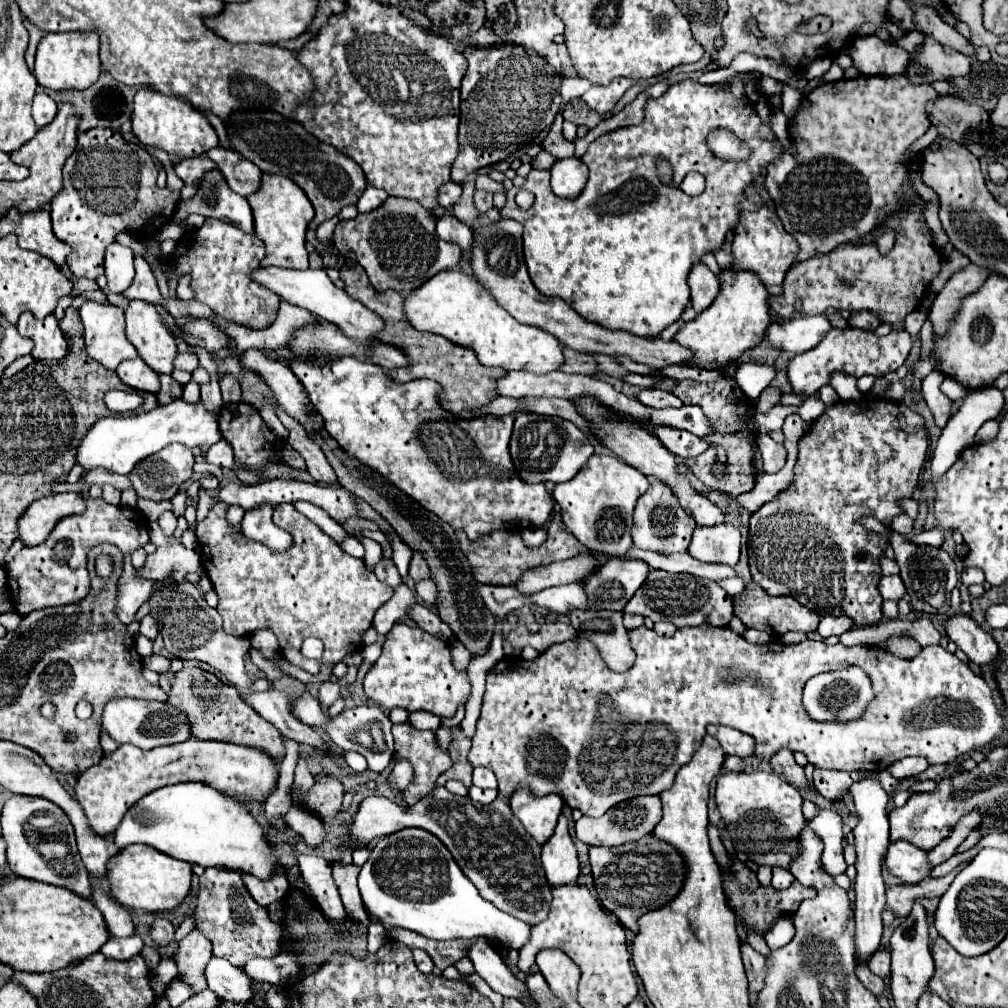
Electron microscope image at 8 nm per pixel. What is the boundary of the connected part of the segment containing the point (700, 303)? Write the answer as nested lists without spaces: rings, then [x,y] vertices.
[[[695,264],[689,274],[689,288],[691,306],[695,308],[695,312],[703,312],[715,302],[721,290],[721,282],[705,264]]]

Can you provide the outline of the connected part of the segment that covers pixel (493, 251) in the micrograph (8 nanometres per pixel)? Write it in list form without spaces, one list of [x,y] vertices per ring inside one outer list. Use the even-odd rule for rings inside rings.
[[[499,220],[493,224],[483,224],[477,226],[473,232],[473,256],[471,256],[471,266],[473,266],[473,276],[483,282],[485,288],[491,290],[491,294],[497,298],[497,302],[519,322],[539,326],[553,334],[559,342],[565,346],[577,350],[577,352],[587,352],[587,354],[609,354],[613,358],[631,358],[633,362],[647,364],[651,368],[667,368],[677,362],[687,362],[691,358],[691,352],[677,342],[665,342],[661,338],[639,338],[629,332],[621,330],[609,330],[599,324],[587,322],[581,318],[567,302],[561,298],[549,298],[541,294],[527,272],[527,264],[523,258],[523,242],[521,242],[523,226],[515,220]]]

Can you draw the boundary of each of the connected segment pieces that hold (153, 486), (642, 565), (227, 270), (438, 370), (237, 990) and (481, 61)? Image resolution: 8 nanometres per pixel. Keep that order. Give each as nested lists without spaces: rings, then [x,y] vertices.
[[[171,444],[159,450],[159,454],[151,454],[151,458],[139,462],[129,478],[137,496],[161,502],[173,498],[179,484],[193,476],[193,464],[195,456],[191,448]]]
[[[609,558],[585,582],[587,596],[597,610],[623,610],[649,574],[647,562]]]
[[[207,218],[199,230],[187,232],[173,252],[173,266],[191,274],[191,290],[197,302],[209,306],[217,316],[259,330],[273,324],[279,308],[279,296],[265,286],[251,280],[251,272],[259,268],[259,260],[265,256],[265,246],[255,234],[237,230],[235,226]]]
[[[347,260],[339,272],[341,272],[341,280],[345,282],[347,294],[357,298],[359,302],[363,302],[369,310],[377,312],[385,320],[385,328],[377,334],[377,338],[385,344],[393,344],[393,346],[401,348],[409,356],[409,368],[401,368],[401,370],[393,370],[393,372],[389,370],[393,380],[407,382],[407,380],[415,380],[415,378],[429,378],[429,380],[439,382],[445,390],[443,408],[451,410],[455,416],[459,414],[459,418],[475,418],[475,412],[479,408],[487,406],[489,402],[493,402],[499,396],[497,394],[497,378],[503,378],[507,374],[503,368],[483,366],[475,358],[475,352],[471,352],[469,348],[453,344],[443,336],[435,336],[431,332],[415,330],[405,316],[403,294],[399,294],[395,290],[375,292],[371,282],[367,280],[363,266],[359,266],[357,262]]]
[[[211,958],[207,962],[205,980],[209,990],[219,994],[219,998],[229,1002],[249,1002],[251,1000],[251,978],[237,966],[229,964],[225,958]]]
[[[503,44],[499,48],[465,48],[469,68],[461,82],[461,122],[459,154],[451,168],[451,180],[463,184],[469,174],[501,162],[507,152],[529,146],[561,110],[559,70],[539,56],[529,56],[521,46]]]

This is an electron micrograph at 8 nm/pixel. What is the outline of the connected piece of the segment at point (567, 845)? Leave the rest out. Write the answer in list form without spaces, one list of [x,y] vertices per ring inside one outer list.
[[[561,814],[553,836],[543,844],[541,854],[543,870],[547,882],[555,886],[565,886],[567,882],[575,882],[579,878],[579,860],[575,852],[575,844],[567,830],[567,818]]]

